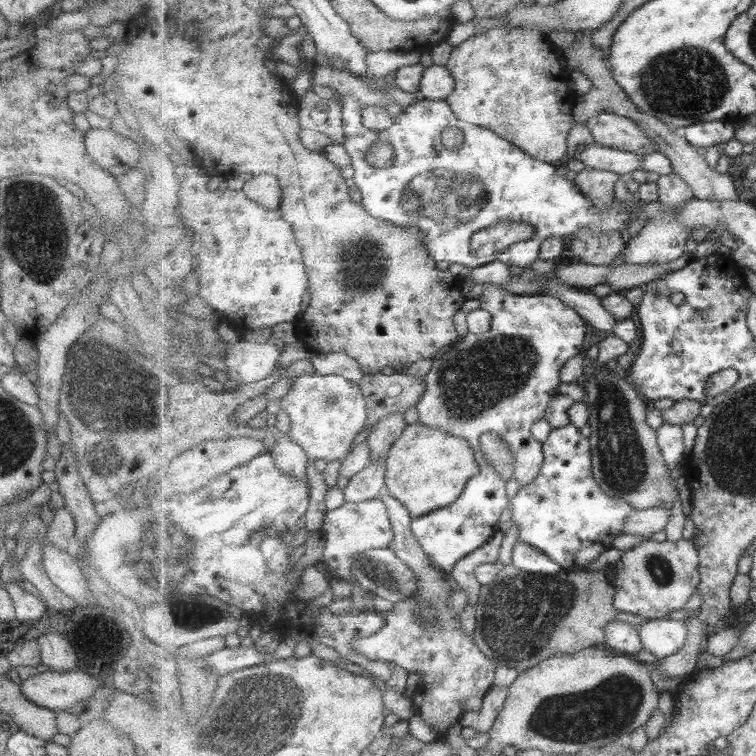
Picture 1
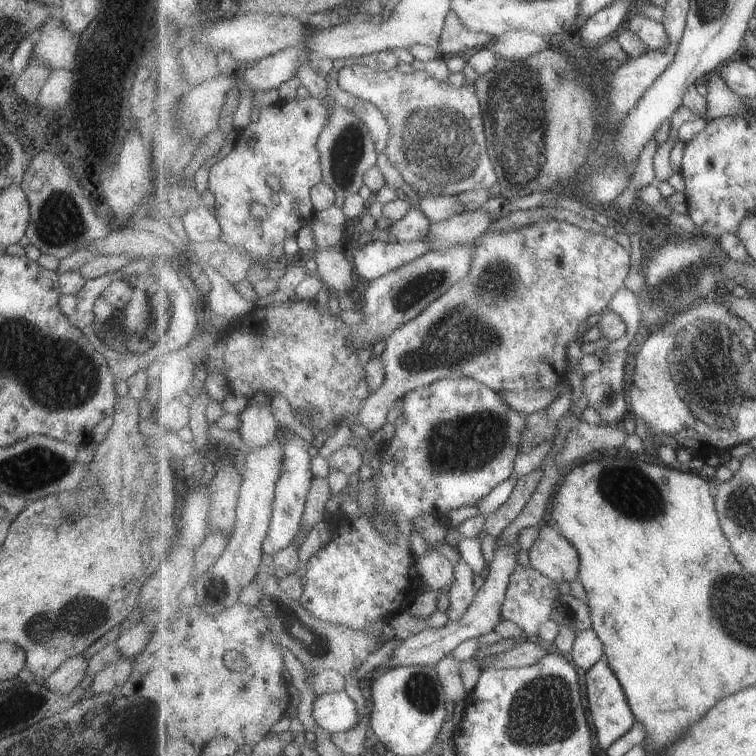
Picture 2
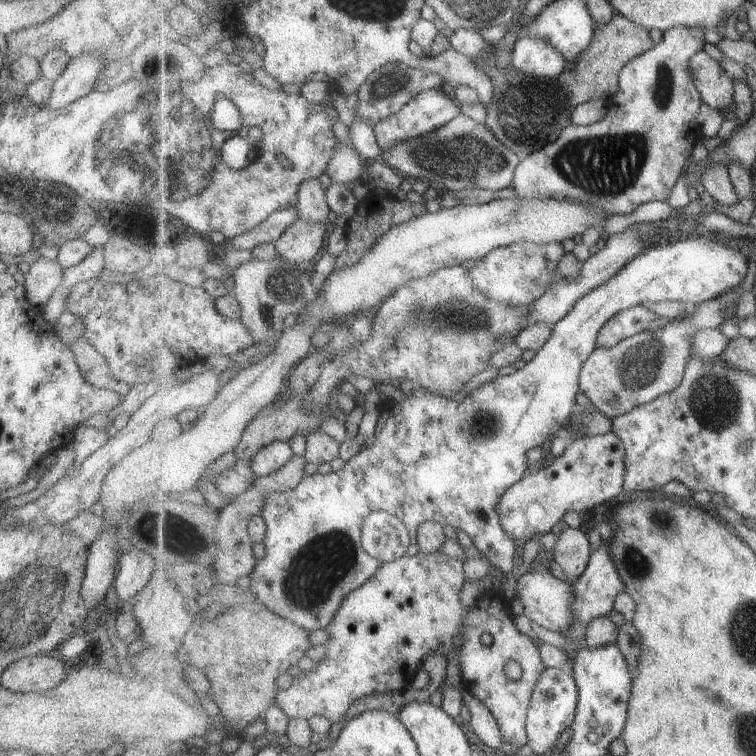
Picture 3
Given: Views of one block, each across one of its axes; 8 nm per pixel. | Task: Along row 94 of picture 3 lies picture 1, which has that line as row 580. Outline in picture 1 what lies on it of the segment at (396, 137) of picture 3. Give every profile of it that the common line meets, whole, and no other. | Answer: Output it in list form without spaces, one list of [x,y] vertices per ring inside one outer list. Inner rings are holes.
[[[390,493],[381,500],[388,506],[394,528],[394,537],[389,547],[415,573],[415,577],[419,581],[419,590],[417,590],[417,595],[413,595],[413,598],[394,604],[391,610],[382,614],[386,624],[376,635],[357,639],[351,643],[351,646],[359,656],[365,656],[373,661],[391,662],[409,672],[419,674],[420,684],[417,686],[415,695],[411,696],[414,710],[433,731],[444,735],[449,728],[459,723],[461,714],[463,714],[463,702],[467,698],[477,696],[483,699],[492,689],[496,681],[497,664],[480,650],[481,645],[476,643],[474,636],[462,629],[461,613],[457,614],[449,606],[451,594],[456,587],[450,578],[433,564],[432,559],[421,546],[419,539],[413,532],[412,522],[414,518],[409,510]]]

